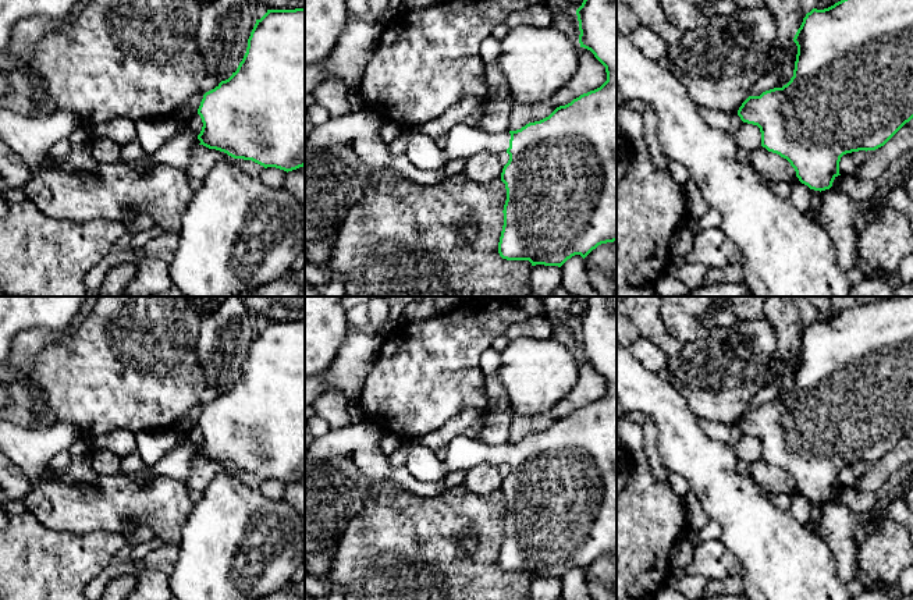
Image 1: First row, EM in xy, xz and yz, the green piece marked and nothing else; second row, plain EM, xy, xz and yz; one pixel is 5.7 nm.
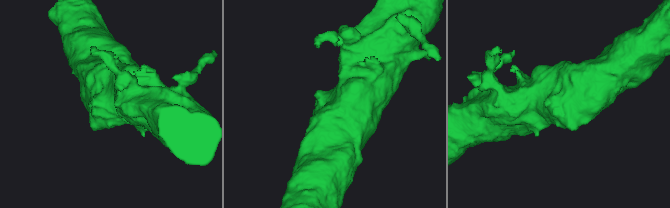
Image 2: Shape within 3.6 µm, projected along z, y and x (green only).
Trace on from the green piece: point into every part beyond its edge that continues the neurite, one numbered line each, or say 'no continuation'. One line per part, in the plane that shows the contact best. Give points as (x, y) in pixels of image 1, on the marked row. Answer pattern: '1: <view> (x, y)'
1: xz (464, 141)

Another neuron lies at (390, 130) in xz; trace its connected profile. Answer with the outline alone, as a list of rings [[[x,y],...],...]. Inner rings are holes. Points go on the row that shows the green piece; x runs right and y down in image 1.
[[[384,121],[383,123],[383,138],[387,143],[391,143],[397,136],[402,135],[405,128],[401,125],[391,123],[391,121]]]

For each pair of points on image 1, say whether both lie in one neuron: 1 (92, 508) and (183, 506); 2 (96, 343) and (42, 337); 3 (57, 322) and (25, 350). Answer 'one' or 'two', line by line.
1: one
2: two
3: two

